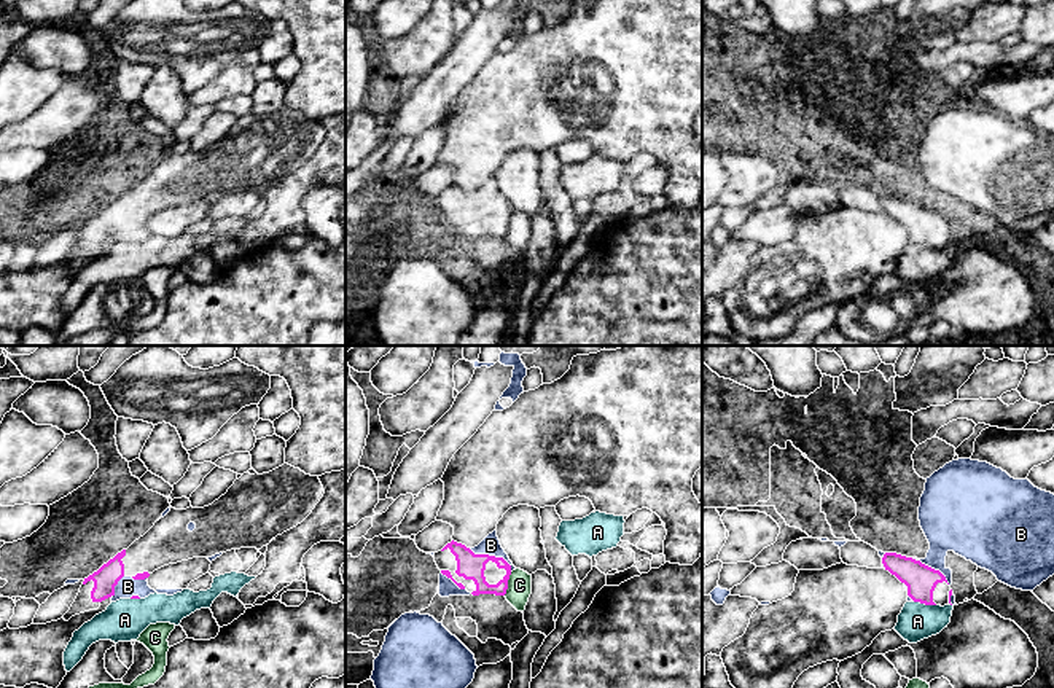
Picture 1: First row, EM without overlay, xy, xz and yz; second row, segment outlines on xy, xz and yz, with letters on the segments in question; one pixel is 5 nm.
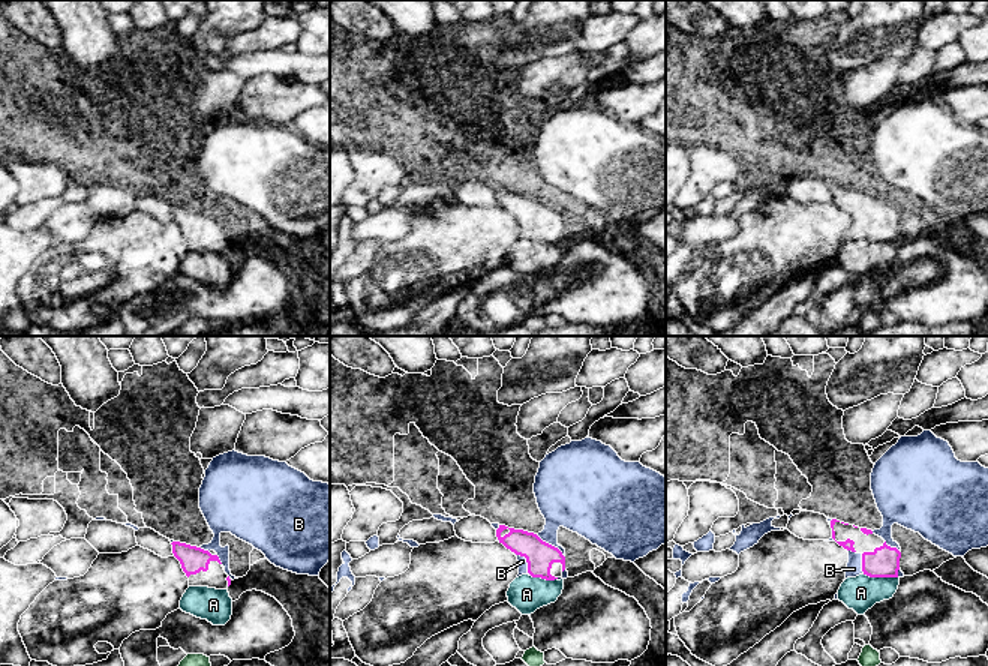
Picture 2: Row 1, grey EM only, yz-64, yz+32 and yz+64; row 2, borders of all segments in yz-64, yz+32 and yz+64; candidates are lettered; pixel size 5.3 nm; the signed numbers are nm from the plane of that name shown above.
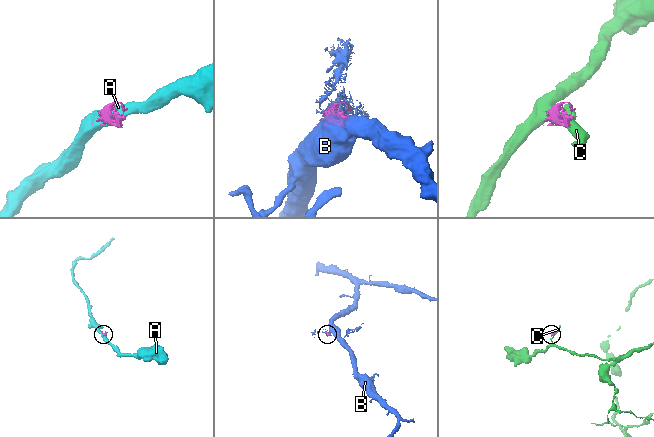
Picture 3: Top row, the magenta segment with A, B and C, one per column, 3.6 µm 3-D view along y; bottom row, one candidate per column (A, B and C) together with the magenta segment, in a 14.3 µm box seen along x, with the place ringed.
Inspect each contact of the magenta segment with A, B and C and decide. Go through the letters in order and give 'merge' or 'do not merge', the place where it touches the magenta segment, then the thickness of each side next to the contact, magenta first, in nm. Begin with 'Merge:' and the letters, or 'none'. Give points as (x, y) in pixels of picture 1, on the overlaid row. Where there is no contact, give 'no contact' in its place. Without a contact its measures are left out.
Merge: none
A: do not merge | yz (925, 604) | 160/190 nm
B: do not merge | xz (492, 556) | 140/100 nm
C: do not merge | xz (507, 583) | 140/130 nm

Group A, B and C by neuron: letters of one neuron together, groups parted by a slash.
A / B / C

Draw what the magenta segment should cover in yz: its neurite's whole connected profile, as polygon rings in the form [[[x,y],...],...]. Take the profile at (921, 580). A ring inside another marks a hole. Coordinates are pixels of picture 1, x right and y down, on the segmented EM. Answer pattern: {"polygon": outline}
{"polygon": [[[896,553],[882,557],[885,570],[908,586],[908,596],[925,605],[952,605],[952,589],[946,577],[920,561]]]}

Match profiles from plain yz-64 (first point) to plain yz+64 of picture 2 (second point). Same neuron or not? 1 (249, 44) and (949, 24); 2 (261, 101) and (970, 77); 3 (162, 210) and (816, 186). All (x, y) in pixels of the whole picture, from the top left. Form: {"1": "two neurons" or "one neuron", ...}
{"1": "one neuron", "2": "two neurons", "3": "one neuron"}

